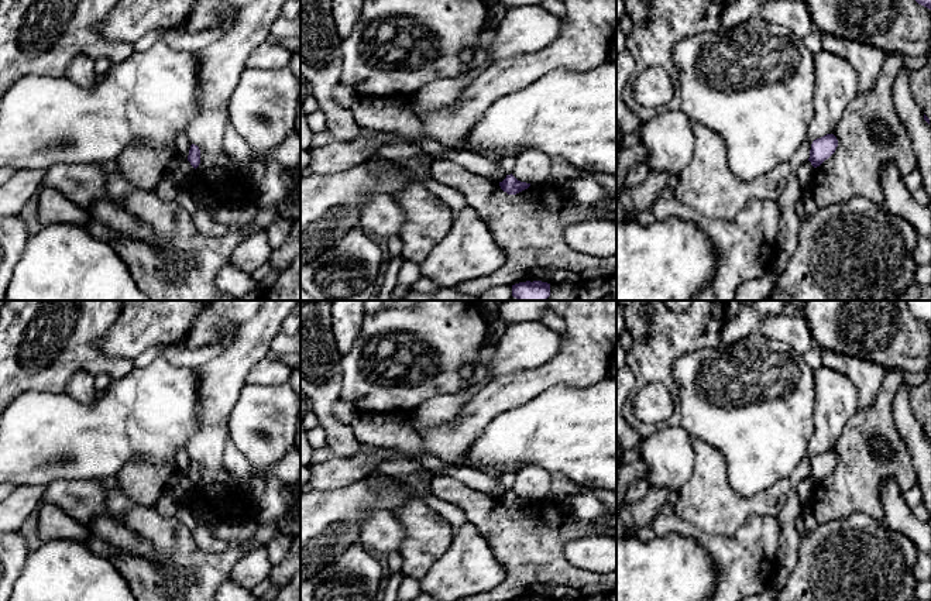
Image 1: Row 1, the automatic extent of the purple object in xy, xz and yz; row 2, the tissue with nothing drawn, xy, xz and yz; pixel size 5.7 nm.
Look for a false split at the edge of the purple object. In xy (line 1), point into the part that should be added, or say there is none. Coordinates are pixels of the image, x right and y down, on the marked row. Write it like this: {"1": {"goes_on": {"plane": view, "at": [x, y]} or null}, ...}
{"1": {"goes_on": null}}

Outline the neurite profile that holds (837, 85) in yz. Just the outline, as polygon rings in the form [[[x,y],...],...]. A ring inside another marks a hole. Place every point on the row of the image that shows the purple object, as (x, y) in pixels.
[[[822,49],[814,54],[814,62],[814,117],[805,135],[811,141],[834,133],[859,86],[858,72],[845,58]]]

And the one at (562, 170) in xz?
[[[554,158],[552,159],[552,174],[547,182],[563,186],[568,179],[583,178],[587,175],[588,174],[585,171],[573,166],[568,161],[563,158]]]

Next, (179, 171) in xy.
[[[178,155],[165,169],[165,176],[174,181],[178,185],[188,185],[193,175],[195,168],[190,162],[181,155]]]

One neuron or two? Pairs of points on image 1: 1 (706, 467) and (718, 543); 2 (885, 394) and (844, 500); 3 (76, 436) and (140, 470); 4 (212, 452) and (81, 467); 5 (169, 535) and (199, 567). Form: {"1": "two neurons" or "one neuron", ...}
{"1": "two neurons", "2": "one neuron", "3": "two neurons", "4": "two neurons", "5": "one neuron"}

